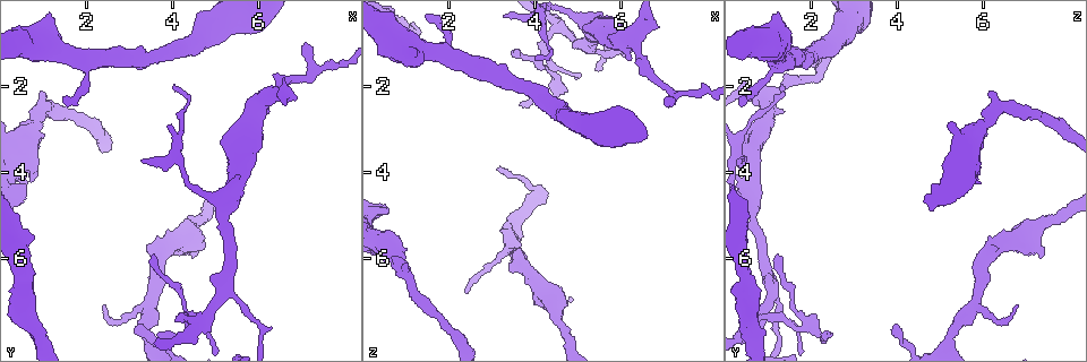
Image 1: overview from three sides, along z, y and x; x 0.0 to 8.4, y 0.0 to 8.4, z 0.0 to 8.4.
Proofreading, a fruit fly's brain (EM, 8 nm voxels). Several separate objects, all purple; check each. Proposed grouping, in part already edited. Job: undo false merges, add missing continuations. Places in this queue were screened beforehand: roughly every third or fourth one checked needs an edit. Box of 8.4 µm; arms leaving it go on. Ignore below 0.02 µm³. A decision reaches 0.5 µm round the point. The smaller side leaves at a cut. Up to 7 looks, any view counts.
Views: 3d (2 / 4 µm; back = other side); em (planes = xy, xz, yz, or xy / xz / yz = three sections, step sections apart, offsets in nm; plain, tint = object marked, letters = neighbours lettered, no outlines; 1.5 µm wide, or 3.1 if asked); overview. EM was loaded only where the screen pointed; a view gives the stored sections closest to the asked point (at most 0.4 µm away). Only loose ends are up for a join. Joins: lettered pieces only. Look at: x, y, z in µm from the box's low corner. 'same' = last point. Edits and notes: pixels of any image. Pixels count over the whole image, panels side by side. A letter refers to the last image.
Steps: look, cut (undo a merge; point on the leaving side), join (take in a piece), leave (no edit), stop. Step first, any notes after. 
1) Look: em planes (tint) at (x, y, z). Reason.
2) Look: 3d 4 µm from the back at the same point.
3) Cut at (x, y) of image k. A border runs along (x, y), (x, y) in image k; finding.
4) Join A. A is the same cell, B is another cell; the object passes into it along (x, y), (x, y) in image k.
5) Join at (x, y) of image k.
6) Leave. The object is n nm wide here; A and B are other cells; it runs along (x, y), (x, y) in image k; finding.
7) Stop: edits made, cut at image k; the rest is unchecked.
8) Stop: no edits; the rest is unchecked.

Look: 3d 4 µm at (3.65, 5.95, 1.30). Free end.

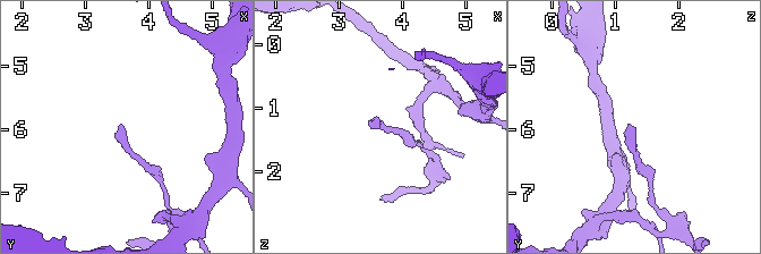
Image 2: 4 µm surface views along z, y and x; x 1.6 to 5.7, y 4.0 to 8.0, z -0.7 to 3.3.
Look: em yz step 4 (tint) at (3.60, 5.95, 1.30).

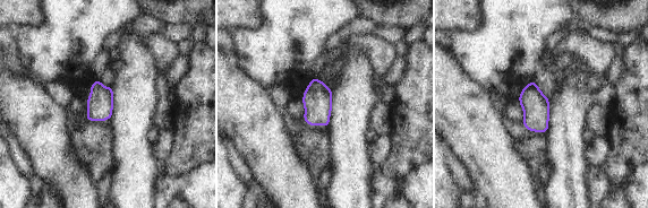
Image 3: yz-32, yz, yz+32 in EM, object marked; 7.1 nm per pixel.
Look: em planes (letters) at the same point. Cut it another way.

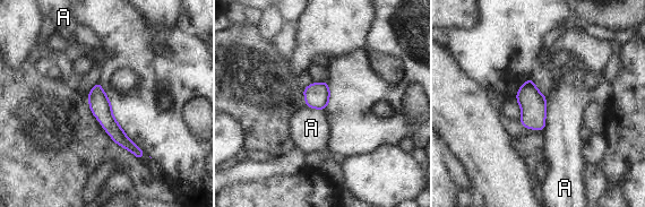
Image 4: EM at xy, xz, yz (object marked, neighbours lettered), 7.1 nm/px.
Leave. A is another cell; a border runs along (547, 97), (547, 117), (543, 131) in image 4; none of them fits.

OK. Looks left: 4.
Look: 3d 2 µm at (3.20, 7.50, 3.95). Tapers out.

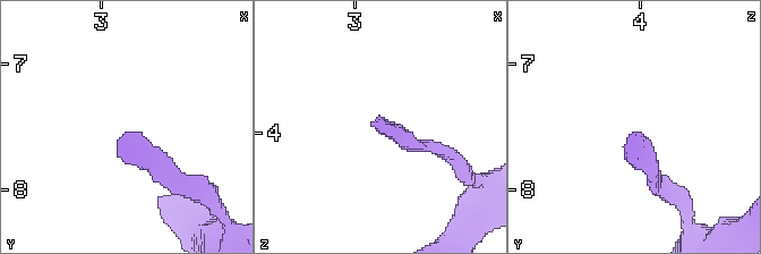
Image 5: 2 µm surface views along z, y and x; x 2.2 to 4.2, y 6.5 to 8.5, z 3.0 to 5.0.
Look: em planes (plain) at (3.20, 7.56, 3.92).

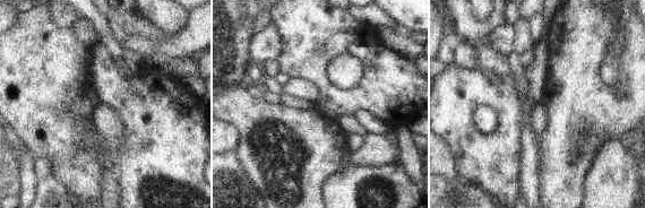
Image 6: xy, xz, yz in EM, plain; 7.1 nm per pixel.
Look: em planes (letters) at the same point. What lies round it.

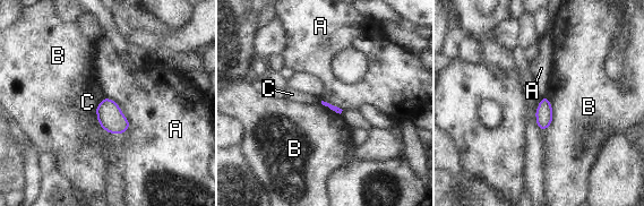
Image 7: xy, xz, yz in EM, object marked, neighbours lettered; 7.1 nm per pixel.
Leave. A, B and C are other cells; a border runs along (104, 96), (129, 122), (122, 134) in image 7; none of them fits.

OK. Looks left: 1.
Stop: no edits; the rest is unchecked.

